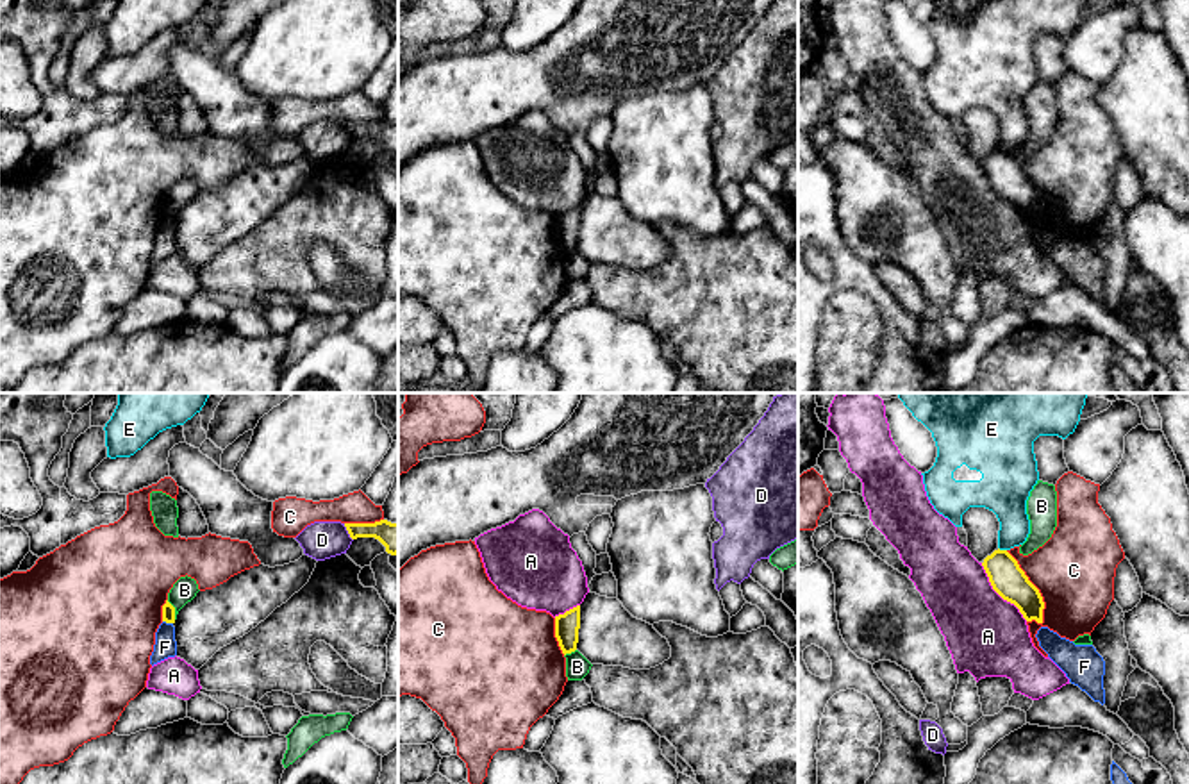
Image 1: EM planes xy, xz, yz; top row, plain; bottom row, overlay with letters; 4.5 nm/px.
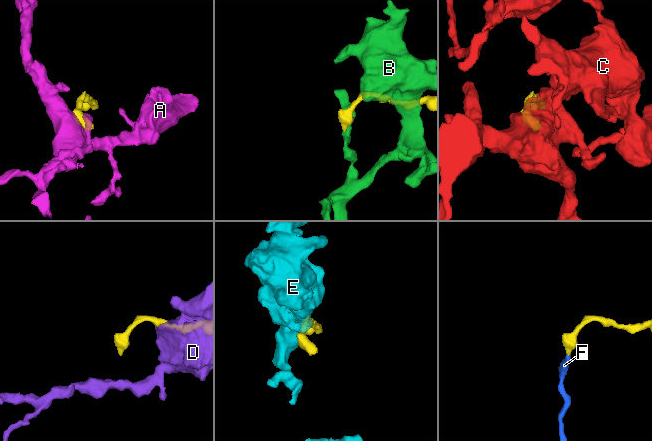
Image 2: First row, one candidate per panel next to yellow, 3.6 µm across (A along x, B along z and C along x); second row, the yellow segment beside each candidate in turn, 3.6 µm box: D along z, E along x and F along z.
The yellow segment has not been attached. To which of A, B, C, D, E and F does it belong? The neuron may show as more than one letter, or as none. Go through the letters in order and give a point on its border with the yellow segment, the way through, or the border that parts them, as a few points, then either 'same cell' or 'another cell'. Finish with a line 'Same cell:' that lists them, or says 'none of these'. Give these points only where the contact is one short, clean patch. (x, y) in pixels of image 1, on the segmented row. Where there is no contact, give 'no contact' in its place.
A: meets yellow in yz at (998, 593); border along yz (981, 563), (989, 584), (1027, 620); another cell
B: meets yellow in xy at (174, 609); border along xy (166, 600), (174, 608), (175, 618); another cell
C: meets yellow in yz at (1036, 588); another cell
D: meets yellow in xy at (349, 533); border along xy (343, 524), (352, 540); another cell
E: meets yellow in yz at (1002, 550); another cell
F: meets yellow in xy at (168, 622); runs through xy (168, 611), (168, 622), (165, 647); same cell
Same cell: F

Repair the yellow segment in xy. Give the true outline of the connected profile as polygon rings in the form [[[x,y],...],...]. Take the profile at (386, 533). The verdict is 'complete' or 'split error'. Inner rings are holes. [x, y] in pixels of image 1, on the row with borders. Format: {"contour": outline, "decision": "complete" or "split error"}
{"contour": [[[380,520],[375,523],[345,523],[345,527],[352,539],[375,538],[386,546],[387,554],[398,554],[398,523]]], "decision": "complete"}

